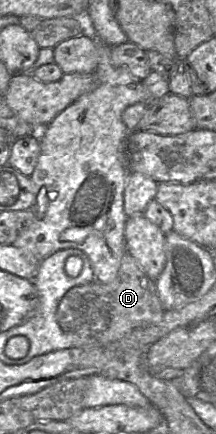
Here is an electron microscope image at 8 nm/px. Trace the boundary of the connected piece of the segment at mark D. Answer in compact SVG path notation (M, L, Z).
M126 252L112 282L102 284L94 280L69 289L58 304L56 319L62 331L73 341L74 347L96 347L119 340L136 327L158 322L164 311L155 281Z

